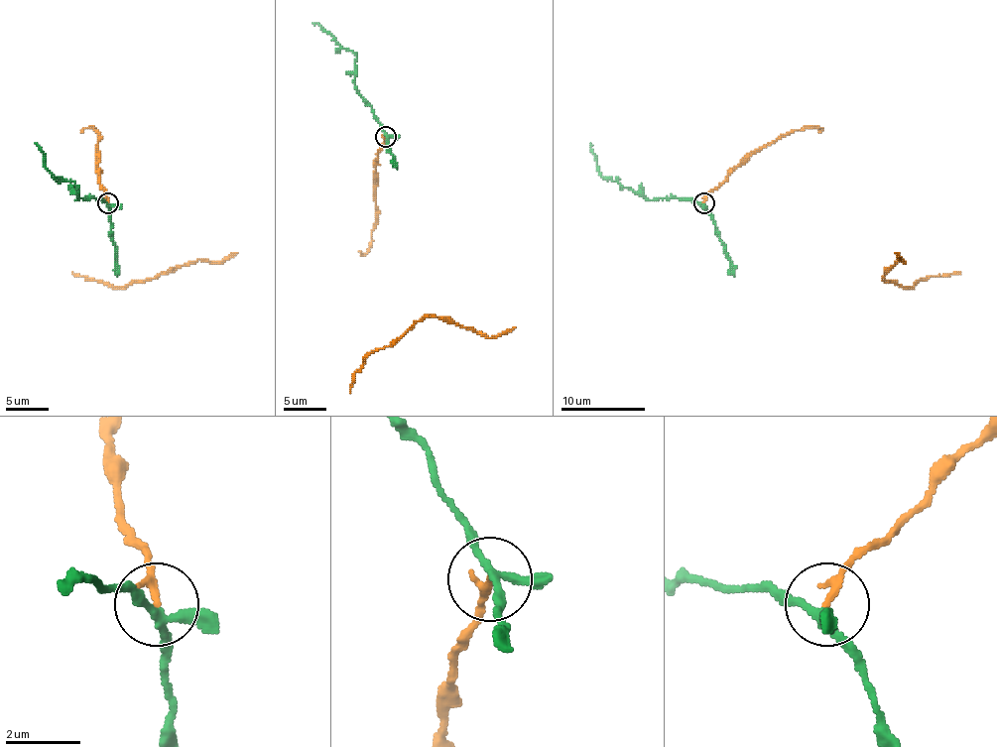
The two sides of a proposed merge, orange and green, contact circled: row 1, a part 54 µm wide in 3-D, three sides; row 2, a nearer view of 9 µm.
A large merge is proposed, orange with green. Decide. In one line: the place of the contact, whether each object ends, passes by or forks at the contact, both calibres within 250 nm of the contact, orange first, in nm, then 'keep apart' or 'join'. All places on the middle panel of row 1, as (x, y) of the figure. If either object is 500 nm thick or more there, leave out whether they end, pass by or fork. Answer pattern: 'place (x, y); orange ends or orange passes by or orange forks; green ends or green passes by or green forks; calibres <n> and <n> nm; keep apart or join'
place (386, 137); orange ends; green forks; calibres 200 and 180 nm; keep apart

